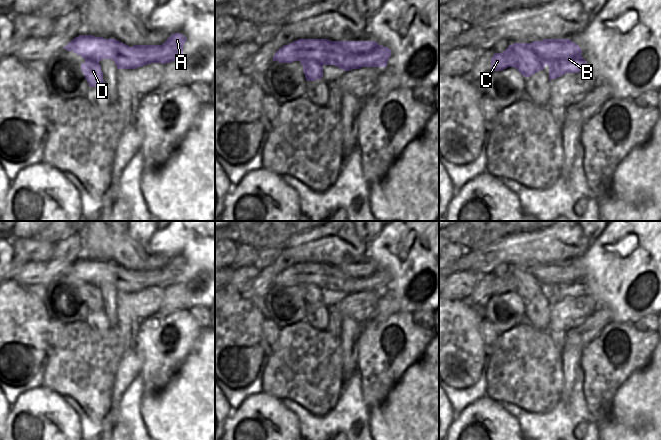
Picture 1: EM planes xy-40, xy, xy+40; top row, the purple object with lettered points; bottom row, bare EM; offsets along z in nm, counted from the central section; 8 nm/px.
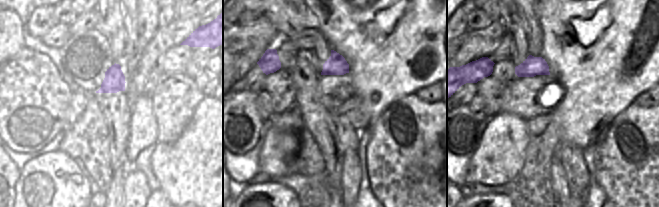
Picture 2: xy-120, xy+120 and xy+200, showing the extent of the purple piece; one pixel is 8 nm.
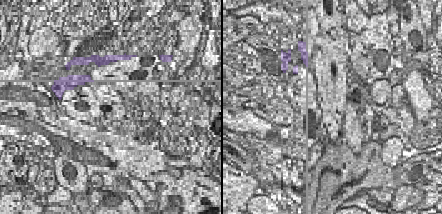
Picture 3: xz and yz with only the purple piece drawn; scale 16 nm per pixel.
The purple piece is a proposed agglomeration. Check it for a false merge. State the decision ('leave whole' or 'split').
split

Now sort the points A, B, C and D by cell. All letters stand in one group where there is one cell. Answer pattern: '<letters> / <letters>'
A B C / D

